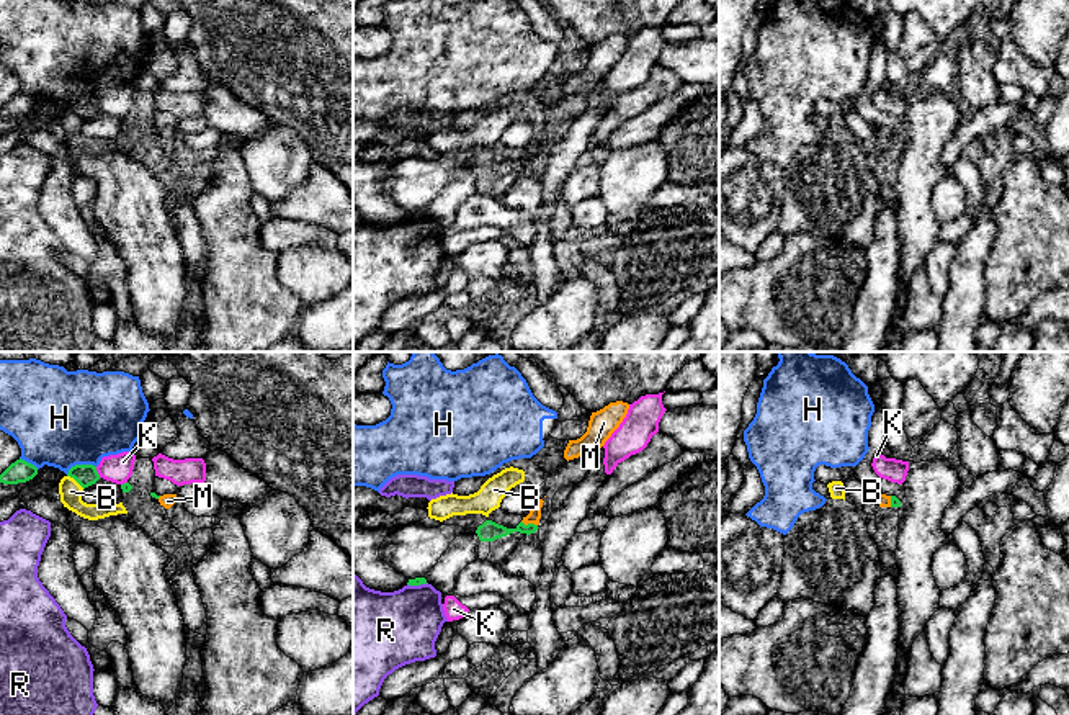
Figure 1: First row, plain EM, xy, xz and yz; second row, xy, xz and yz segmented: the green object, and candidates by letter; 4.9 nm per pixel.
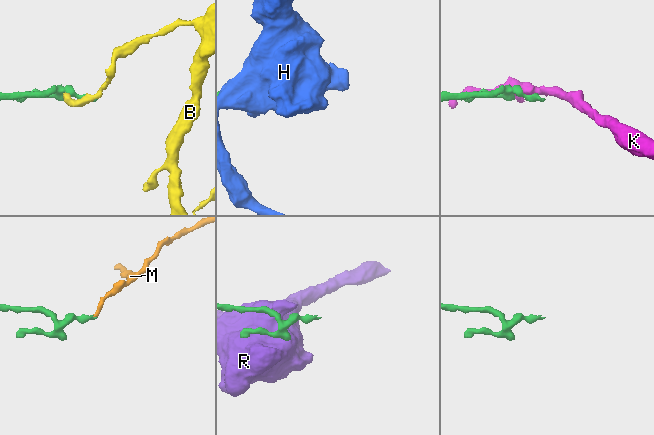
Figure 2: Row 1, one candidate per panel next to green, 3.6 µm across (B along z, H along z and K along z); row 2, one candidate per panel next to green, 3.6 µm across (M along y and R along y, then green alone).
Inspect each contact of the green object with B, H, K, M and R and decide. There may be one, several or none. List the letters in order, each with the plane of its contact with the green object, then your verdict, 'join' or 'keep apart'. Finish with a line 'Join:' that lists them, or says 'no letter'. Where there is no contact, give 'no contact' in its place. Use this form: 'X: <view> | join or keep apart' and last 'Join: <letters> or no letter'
B: xy | keep apart
H: xy | keep apart
K: xy | keep apart
M: xz | join
R: xz | keep apart
Join: M

